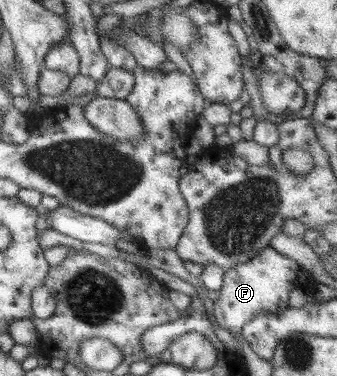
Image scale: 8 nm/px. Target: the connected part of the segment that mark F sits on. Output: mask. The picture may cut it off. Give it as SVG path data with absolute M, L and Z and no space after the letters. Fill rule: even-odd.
M270 246L259 252L252 260L233 266L227 270L224 275L223 287L219 290L221 298L218 302L210 305L212 319L217 325L236 334L250 322L257 314L279 314L289 307L289 298L293 287L301 286L301 284L309 284L311 278L307 278L305 274L299 276L299 272L303 269L295 260L276 252Z

